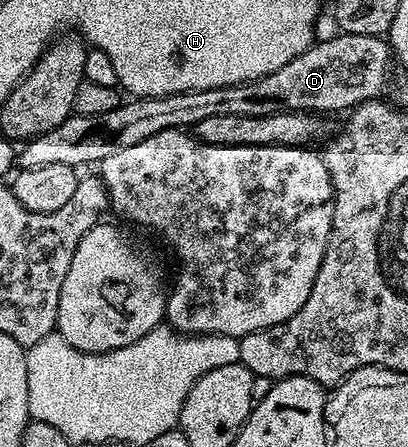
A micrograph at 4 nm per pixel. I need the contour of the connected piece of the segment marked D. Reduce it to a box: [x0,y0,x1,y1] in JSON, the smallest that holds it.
[16,33,391,170]

